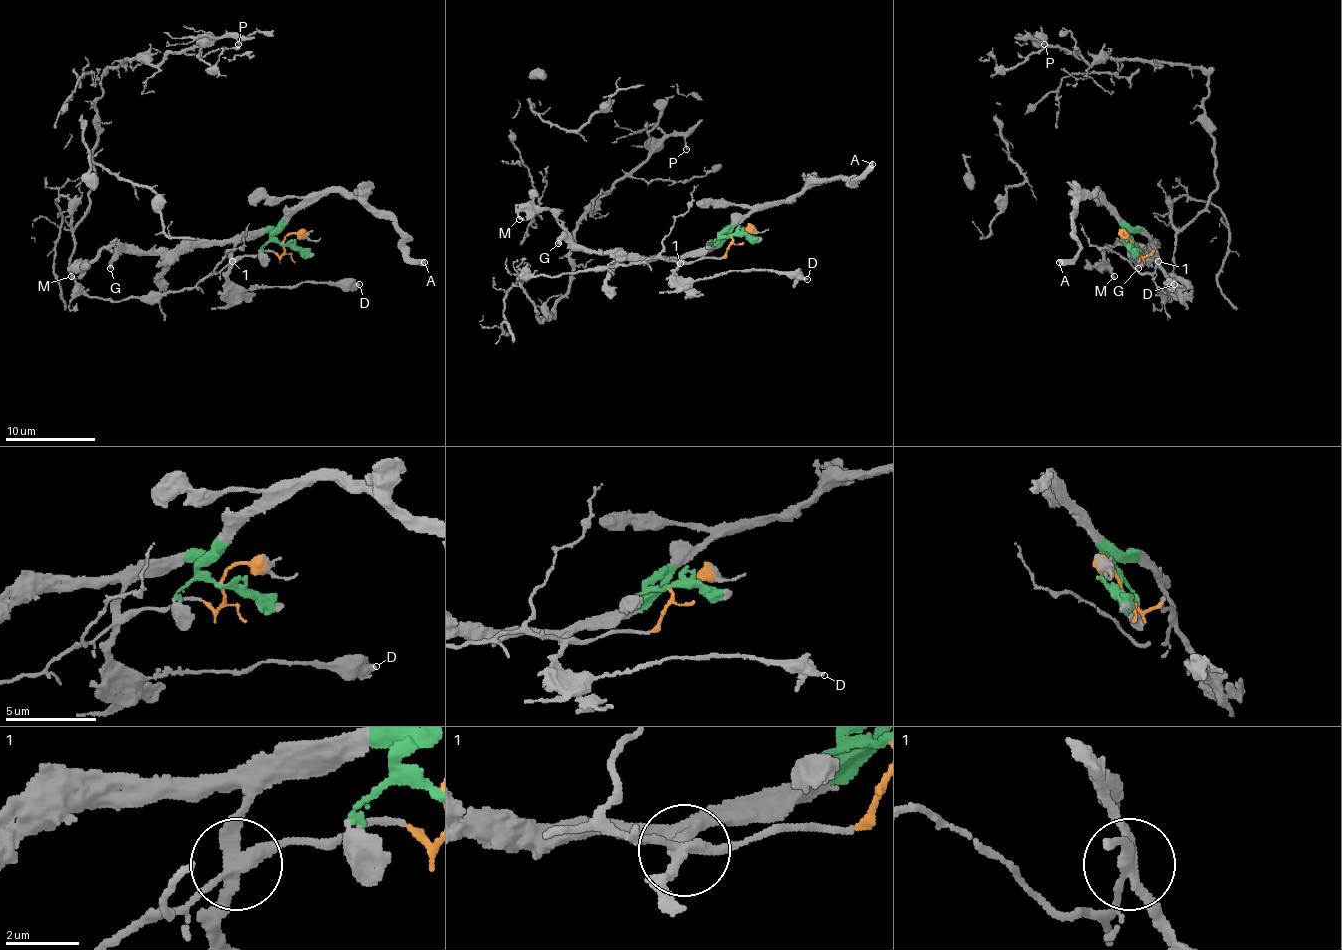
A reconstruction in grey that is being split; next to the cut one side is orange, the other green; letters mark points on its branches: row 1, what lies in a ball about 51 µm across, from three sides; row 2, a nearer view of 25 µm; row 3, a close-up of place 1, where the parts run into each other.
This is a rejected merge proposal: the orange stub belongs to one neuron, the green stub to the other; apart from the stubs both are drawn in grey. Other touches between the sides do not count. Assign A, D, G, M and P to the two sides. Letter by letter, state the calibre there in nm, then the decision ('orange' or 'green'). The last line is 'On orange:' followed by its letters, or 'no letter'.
A: 480 nm thick; green
D: 360 nm thick; green
G: 240 nm thick; green
M: 220 nm thick; green
P: 130 nm thick; orange
On orange: P

